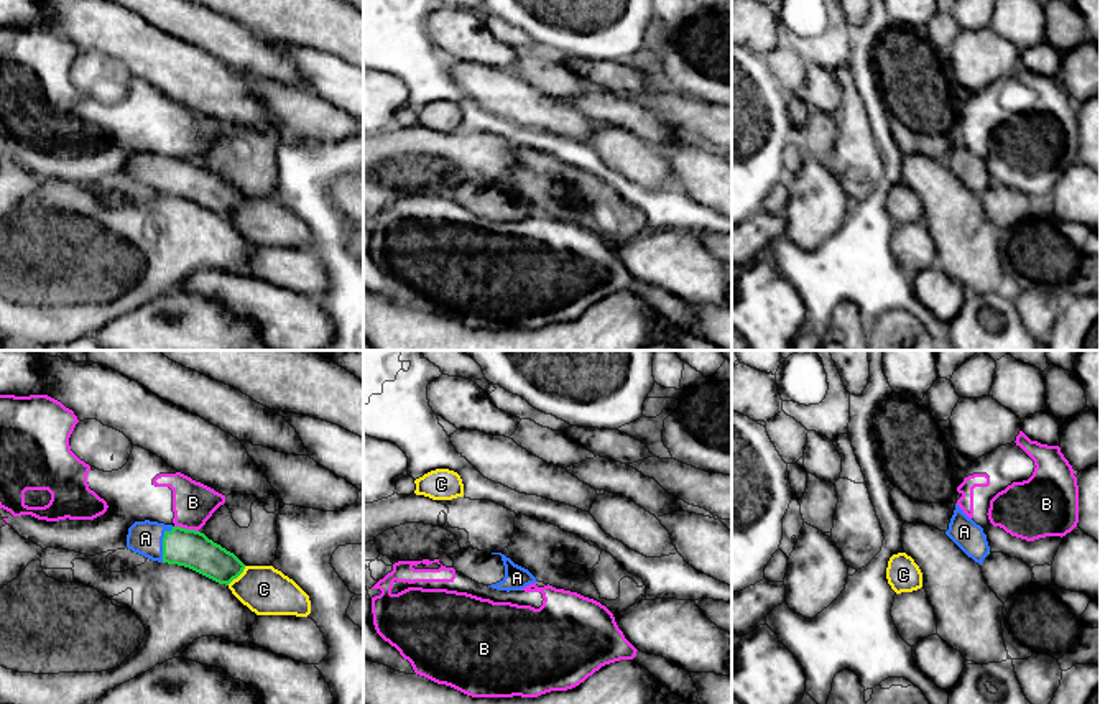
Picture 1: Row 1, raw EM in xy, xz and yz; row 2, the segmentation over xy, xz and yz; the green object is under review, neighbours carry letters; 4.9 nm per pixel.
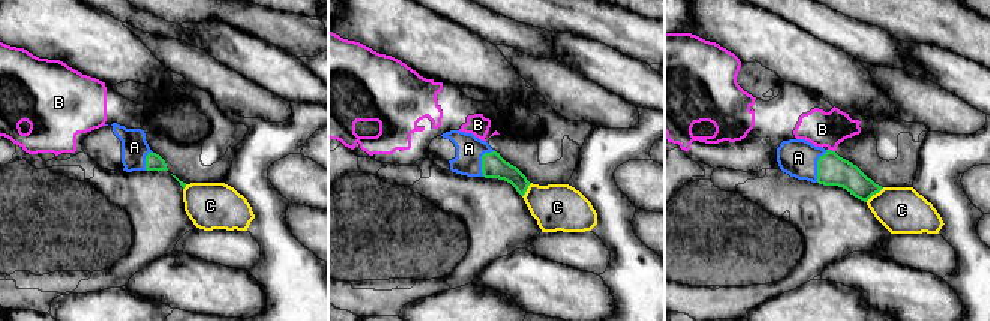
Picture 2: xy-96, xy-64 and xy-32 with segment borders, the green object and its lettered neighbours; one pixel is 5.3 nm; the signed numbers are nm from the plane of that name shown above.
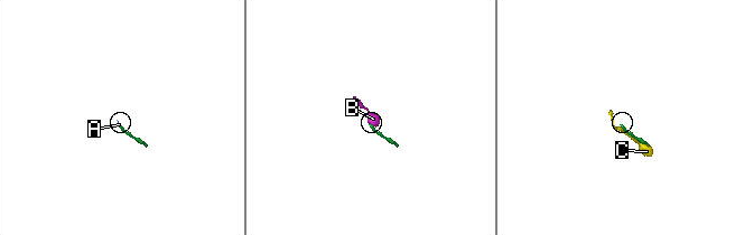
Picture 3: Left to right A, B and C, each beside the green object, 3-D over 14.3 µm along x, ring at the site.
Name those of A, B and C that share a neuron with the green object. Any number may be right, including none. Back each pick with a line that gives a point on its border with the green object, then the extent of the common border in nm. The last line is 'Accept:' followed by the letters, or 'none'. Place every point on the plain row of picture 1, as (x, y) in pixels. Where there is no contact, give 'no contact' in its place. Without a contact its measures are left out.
A: meets green in xy at (163, 175); contact 190 nm long
Accept: A

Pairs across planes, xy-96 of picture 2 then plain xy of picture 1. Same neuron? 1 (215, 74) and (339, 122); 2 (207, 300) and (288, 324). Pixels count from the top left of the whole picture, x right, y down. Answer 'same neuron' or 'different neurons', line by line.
1: same neuron
2: same neuron

